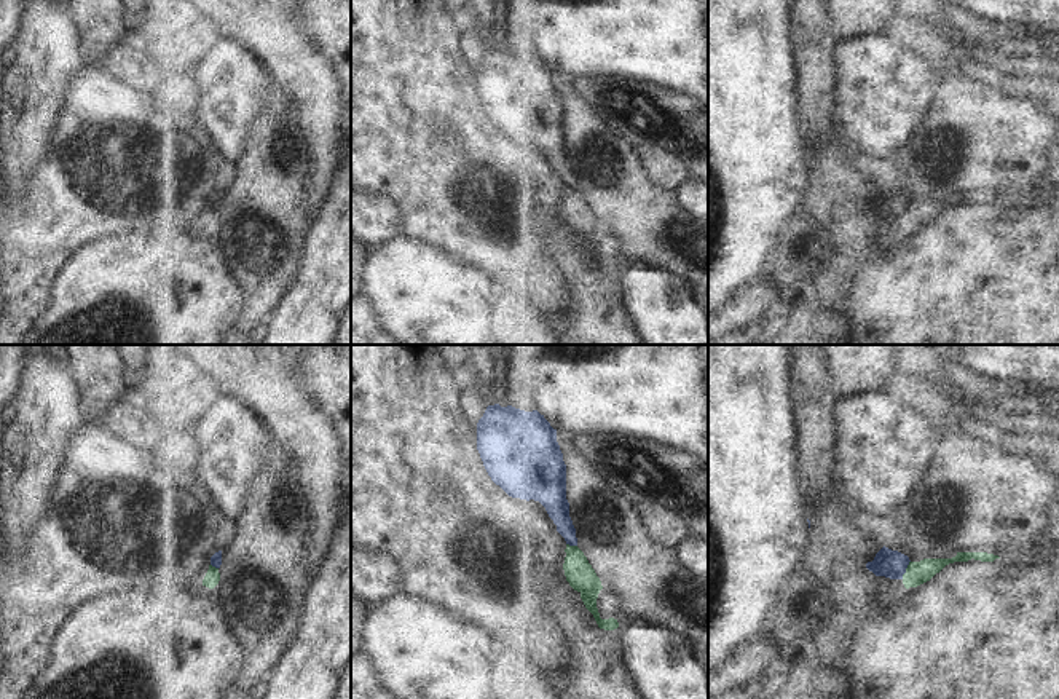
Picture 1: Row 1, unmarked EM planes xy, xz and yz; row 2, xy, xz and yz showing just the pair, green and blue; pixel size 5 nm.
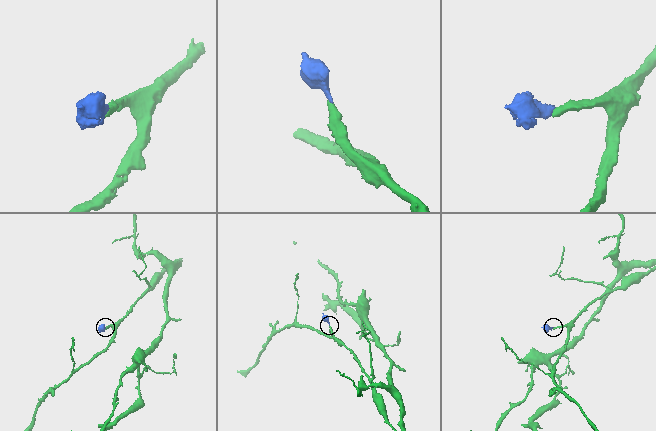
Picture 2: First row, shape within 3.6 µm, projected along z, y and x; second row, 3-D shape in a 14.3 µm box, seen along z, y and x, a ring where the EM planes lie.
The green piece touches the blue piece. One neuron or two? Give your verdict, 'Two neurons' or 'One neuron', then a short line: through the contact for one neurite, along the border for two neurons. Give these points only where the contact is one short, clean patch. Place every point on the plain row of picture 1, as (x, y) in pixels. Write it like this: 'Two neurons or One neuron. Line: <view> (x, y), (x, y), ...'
Two neurons. Line: yz (909, 203), (901, 221)

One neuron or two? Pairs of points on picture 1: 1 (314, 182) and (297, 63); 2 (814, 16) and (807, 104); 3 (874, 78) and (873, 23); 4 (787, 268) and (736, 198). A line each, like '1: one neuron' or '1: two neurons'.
1: one neuron
2: one neuron
3: two neurons
4: two neurons

